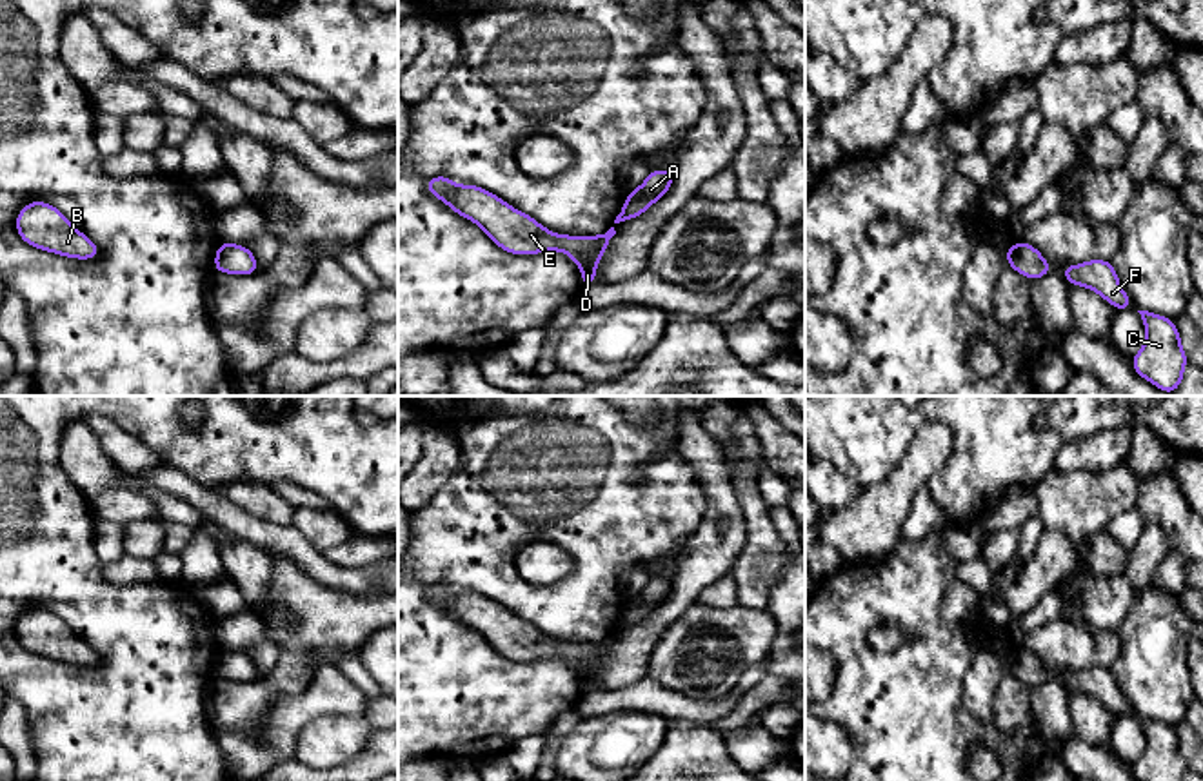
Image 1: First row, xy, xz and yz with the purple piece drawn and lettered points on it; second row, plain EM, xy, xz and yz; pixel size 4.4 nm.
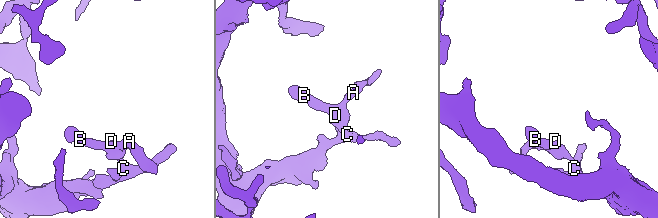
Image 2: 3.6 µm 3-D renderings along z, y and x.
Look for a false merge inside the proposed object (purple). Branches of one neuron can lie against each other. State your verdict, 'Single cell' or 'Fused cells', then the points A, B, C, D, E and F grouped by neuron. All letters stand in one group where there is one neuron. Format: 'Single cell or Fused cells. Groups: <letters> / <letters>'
Single cell. Groups: A B C D E F

